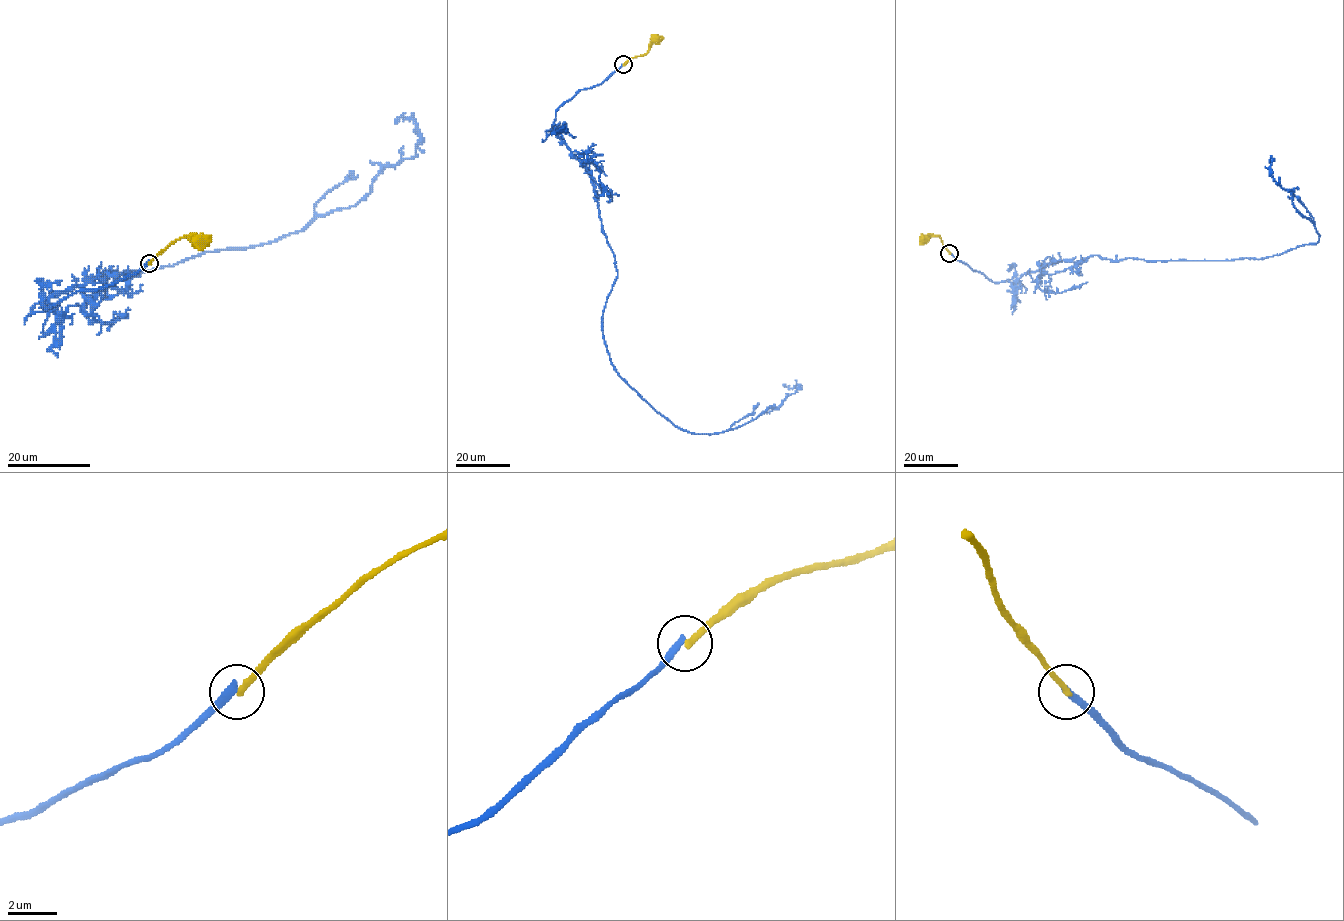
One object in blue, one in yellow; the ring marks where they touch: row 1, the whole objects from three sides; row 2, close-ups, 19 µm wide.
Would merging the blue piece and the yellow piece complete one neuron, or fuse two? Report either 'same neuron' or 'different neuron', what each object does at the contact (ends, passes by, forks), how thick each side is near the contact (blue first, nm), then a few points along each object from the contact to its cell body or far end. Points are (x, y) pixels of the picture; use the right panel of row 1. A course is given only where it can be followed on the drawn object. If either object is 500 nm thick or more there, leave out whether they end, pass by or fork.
different neuron; blue ends; yellow ends; calibres 320 and 240 nm; course blue (949, 253), (996, 282), (1092, 255), (1263, 259), (1316, 243), (1314, 223), (1269, 161); course yellow (949, 253), (937, 235), (924, 239)

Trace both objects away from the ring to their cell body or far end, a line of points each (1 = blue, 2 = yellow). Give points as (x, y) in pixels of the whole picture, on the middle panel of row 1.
1: (623, 64), (553, 125), (614, 257), (614, 369), (702, 434), (777, 407), (799, 385), (782, 384)
2: (623, 64), (647, 52), (657, 39)

